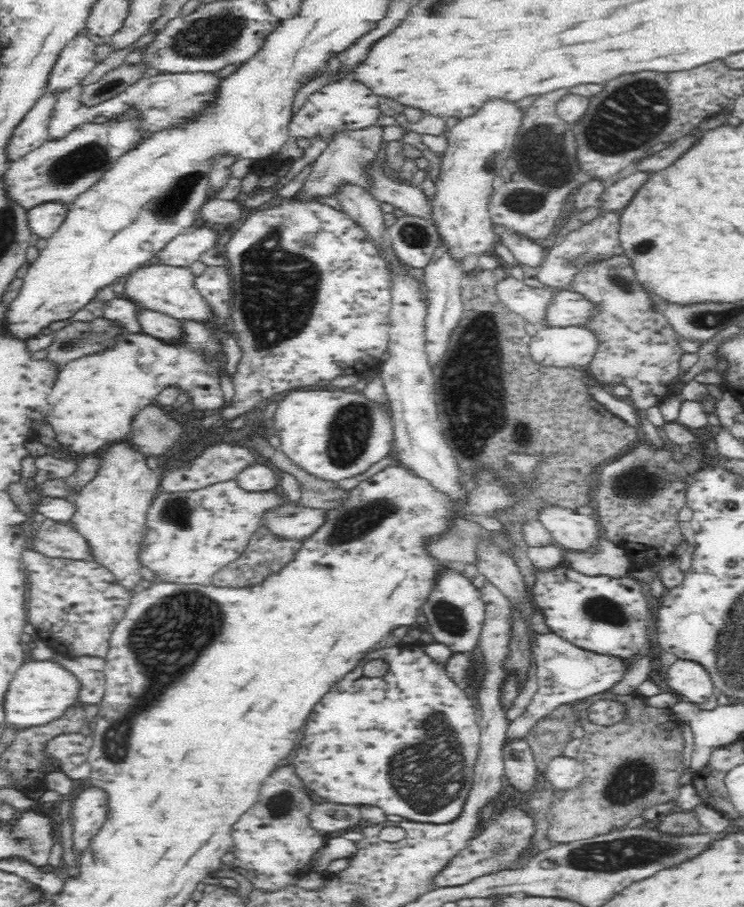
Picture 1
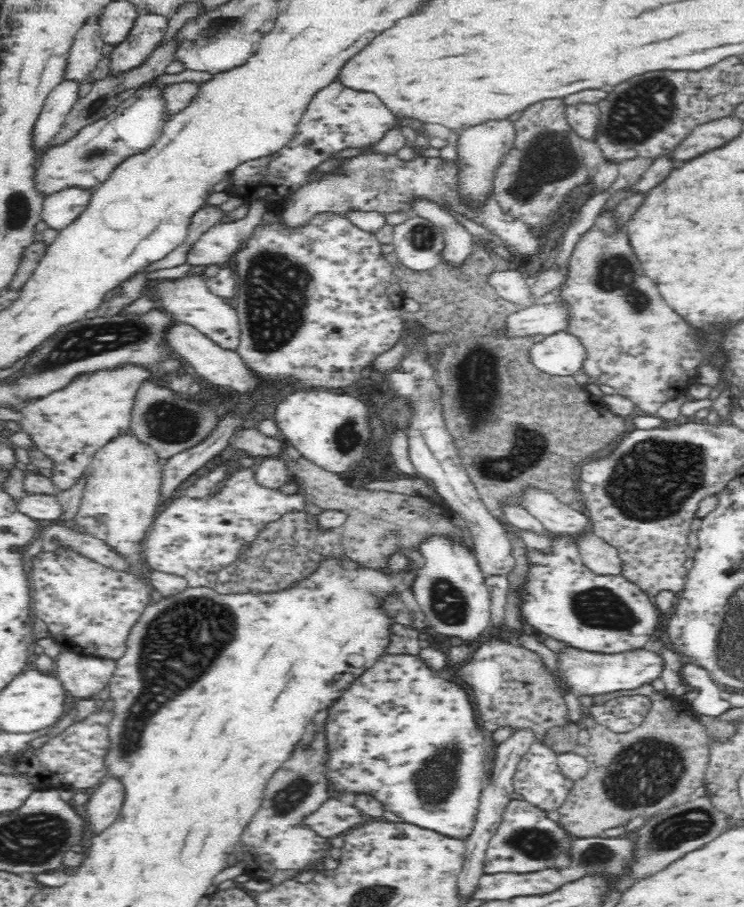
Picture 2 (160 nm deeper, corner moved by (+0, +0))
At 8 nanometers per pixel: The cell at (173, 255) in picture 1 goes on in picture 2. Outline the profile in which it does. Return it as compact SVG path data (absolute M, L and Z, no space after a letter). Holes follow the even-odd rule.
M254 199L245 202L247 213L241 219L211 226L186 251L186 264L200 266L228 264L232 262L235 250L252 234L253 226L261 222L266 212L266 202Z

